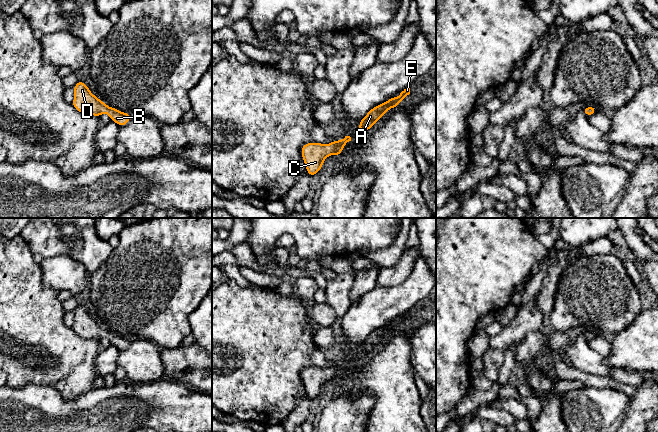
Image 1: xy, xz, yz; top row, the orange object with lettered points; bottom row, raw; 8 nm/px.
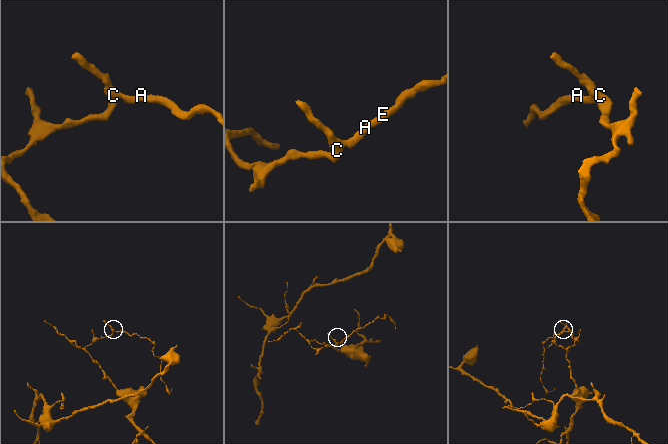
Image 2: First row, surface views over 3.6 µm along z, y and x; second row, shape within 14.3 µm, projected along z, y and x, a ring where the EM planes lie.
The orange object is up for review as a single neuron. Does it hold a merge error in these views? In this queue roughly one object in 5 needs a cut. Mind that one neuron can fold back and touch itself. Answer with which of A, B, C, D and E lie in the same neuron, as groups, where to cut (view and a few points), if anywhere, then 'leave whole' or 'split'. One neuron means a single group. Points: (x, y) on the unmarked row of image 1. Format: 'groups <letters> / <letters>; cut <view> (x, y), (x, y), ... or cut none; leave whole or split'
groups A B C D E; cut none; leave whole

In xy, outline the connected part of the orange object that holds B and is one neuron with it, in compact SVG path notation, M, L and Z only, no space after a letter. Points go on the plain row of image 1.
M79 304L73 313L74 324L72 329L80 337L97 341L101 338L107 337L110 343L117 347L120 351L129 346L131 338L123 337L116 332L111 332L106 329L103 325L93 319L88 313L88 309L82 305Z

